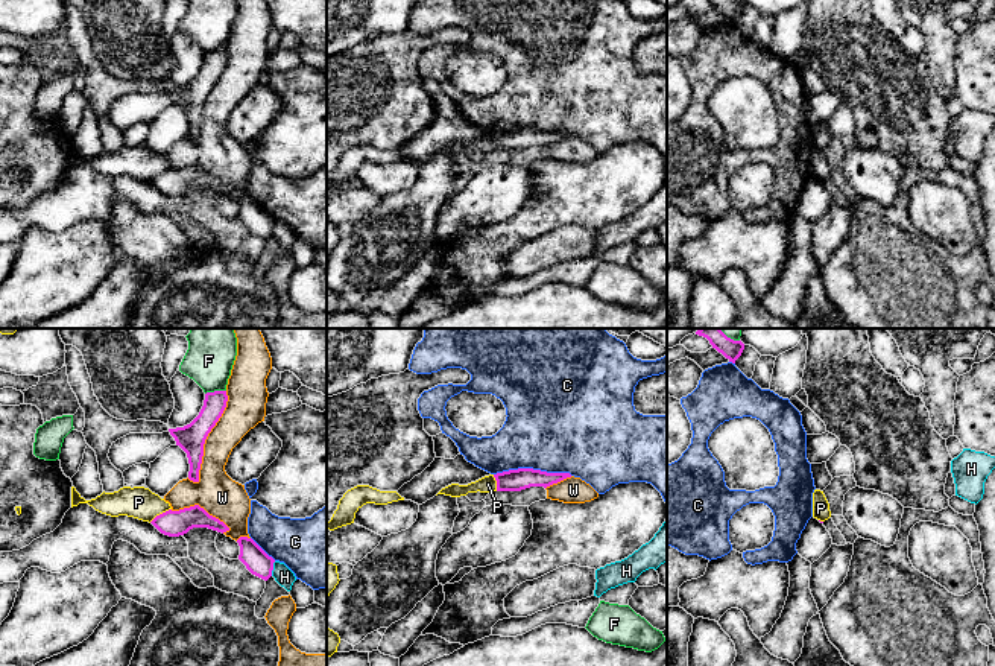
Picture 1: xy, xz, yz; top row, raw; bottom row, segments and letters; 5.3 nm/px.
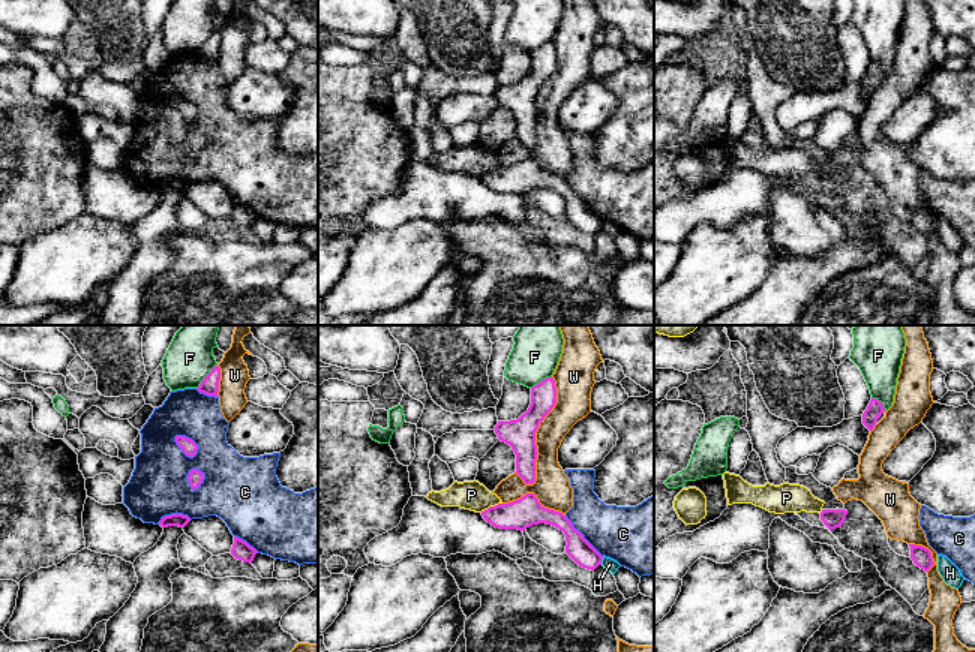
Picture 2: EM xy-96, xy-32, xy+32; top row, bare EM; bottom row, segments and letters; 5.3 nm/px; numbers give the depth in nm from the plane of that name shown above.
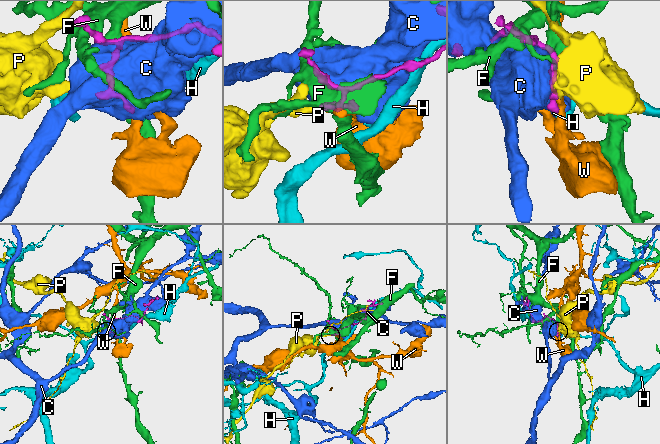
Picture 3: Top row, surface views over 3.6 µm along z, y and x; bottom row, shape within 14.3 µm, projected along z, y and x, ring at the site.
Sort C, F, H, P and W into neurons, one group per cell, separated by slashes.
C / F / H / P / W

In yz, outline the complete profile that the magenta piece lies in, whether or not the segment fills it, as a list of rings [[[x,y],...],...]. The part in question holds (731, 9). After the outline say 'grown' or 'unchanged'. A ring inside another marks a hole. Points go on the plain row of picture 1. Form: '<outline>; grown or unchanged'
[[[709,0],[709,3],[732,23],[735,23],[744,9],[741,0]]]; unchanged

